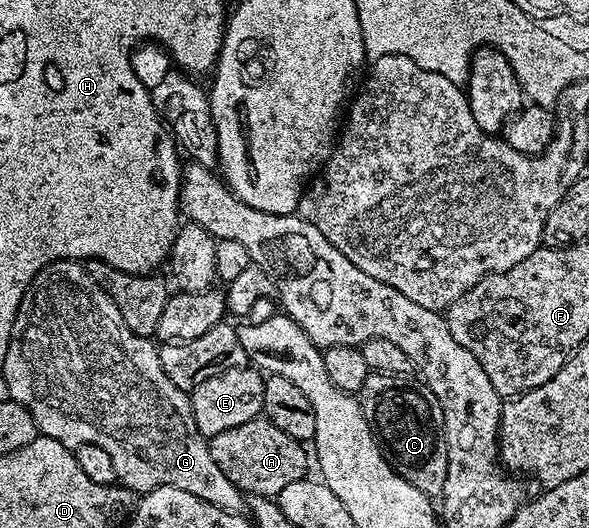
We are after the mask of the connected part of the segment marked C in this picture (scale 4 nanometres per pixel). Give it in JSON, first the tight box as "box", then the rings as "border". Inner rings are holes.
{"box":[359,372,447,498],"border":[[[370,372],[368,378],[363,382],[359,399],[369,427],[379,437],[384,455],[397,469],[398,476],[409,480],[416,488],[422,488],[431,498],[440,497],[447,474],[447,450],[441,426],[441,407],[435,394],[431,394],[429,387],[412,375],[392,376],[382,372]]]}

